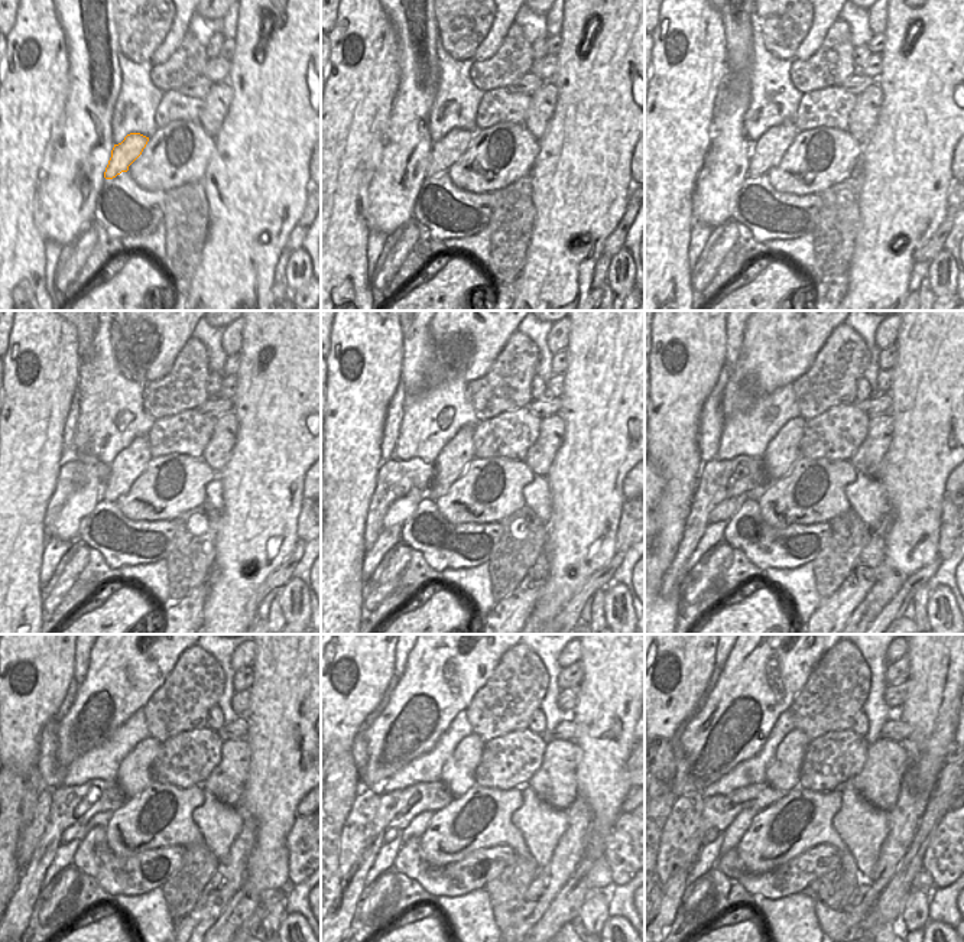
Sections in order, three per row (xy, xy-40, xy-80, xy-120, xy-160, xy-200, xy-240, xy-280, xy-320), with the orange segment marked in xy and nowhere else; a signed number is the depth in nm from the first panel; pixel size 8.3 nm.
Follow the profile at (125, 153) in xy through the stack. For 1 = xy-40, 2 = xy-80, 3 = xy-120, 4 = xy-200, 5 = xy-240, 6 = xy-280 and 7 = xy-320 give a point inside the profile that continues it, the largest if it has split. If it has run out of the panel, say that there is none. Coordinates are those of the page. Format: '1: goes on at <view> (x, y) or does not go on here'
1: goes on at xy-40 (444, 153)
2: goes on at xy-80 (766, 153)
3: goes on at xy-120 (127, 465)
4: goes on at xy-200 (782, 451)
5: goes on at xy-240 (135, 772)
6: goes on at xy-280 (458, 773)
7: goes on at xy-320 (784, 770)

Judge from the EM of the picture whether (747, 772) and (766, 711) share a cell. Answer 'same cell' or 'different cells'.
different cells

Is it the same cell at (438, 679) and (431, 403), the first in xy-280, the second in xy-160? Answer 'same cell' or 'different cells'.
different cells

